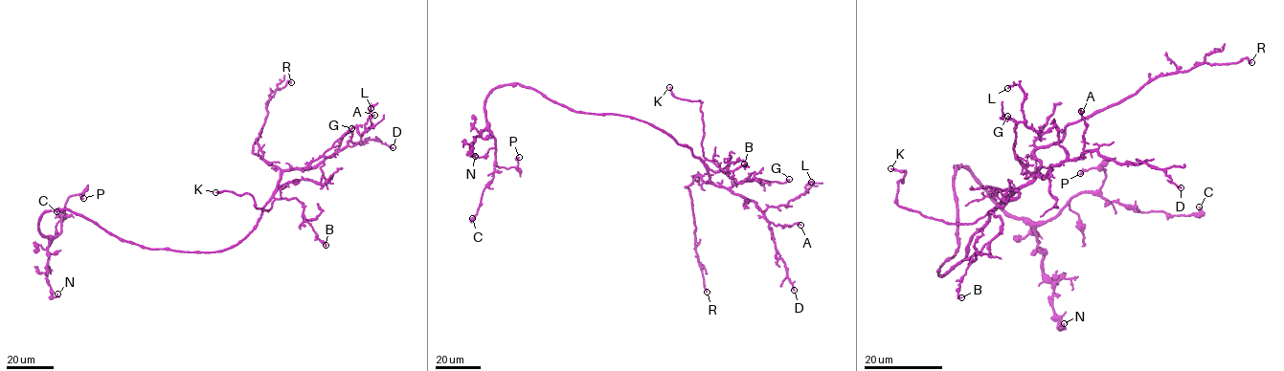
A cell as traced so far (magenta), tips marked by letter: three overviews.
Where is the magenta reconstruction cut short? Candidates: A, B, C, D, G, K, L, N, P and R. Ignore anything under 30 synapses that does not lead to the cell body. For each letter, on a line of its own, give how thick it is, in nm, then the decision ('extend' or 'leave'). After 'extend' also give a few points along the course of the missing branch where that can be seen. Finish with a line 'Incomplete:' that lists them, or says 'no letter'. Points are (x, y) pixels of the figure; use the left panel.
A: 110 nm | leave
B: 150 nm | leave
C: 180 nm | leave
D: 150 nm | leave
G: 120 nm | leave
K: 200 nm | extend | (215, 192), (193, 215)
L: 100 nm | leave
N: 100 nm | leave
P: 130 nm | leave
R: 200 nm | leave
Incomplete: K

